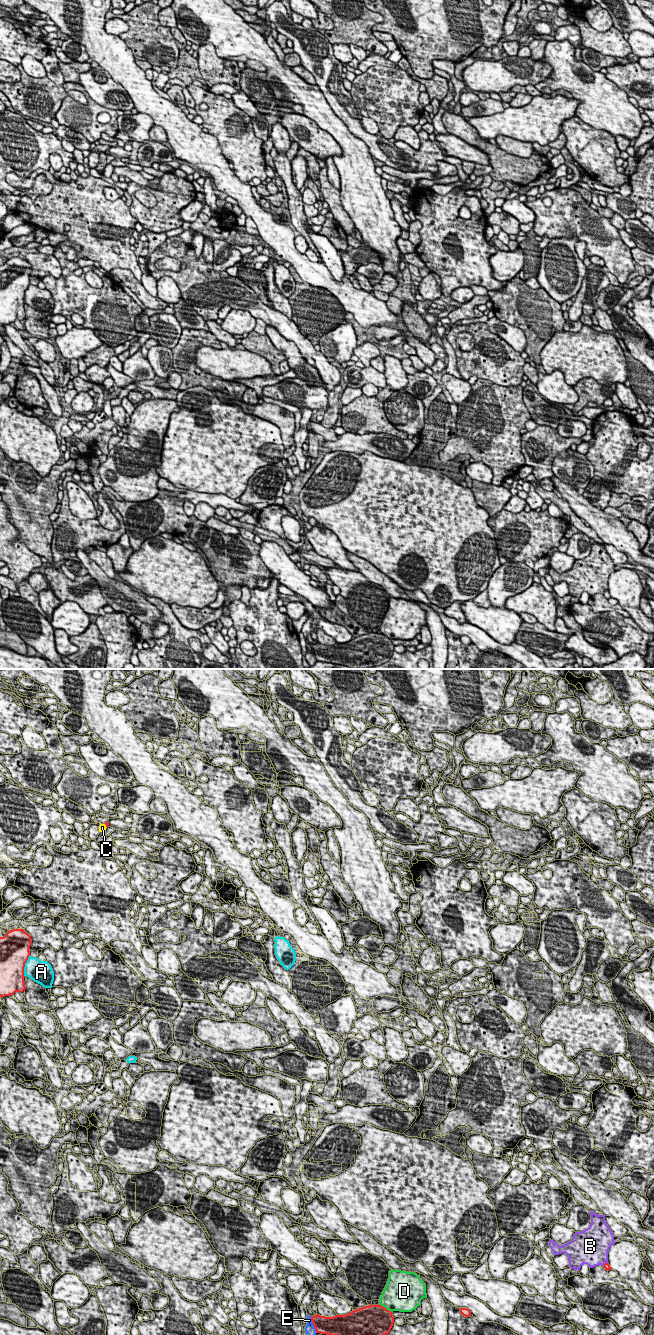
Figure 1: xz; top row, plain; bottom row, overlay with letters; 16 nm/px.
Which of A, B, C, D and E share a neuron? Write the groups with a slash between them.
A / B / C / D / E

